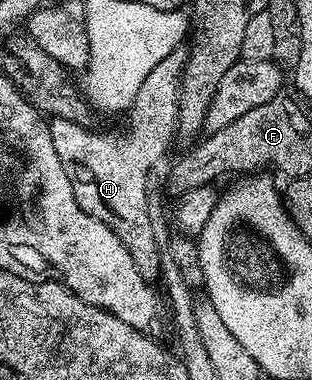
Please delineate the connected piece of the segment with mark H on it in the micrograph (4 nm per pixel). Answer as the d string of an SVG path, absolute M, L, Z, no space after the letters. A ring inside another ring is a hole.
M177 48L174 52L170 52L170 56L166 56L161 62L150 72L150 76L146 76L146 80L142 80L142 85L138 88L138 96L134 96L134 100L128 106L126 117L128 123L121 130L108 130L105 134L99 134L95 128L89 128L82 124L71 123L70 120L53 118L48 122L50 128L50 140L54 140L54 152L58 152L58 160L62 160L62 169L66 171L66 176L70 176L70 184L74 188L74 196L78 200L78 204L82 208L82 212L86 212L90 216L94 216L94 220L102 220L102 224L106 224L106 228L110 228L114 232L114 236L118 236L118 240L122 240L122 244L126 244L126 252L130 252L130 256L134 256L134 264L138 268L138 272L142 272L142 276L149 280L156 280L160 274L160 256L162 260L162 246L156 243L156 230L152 227L152 214L148 211L148 169L163 156L171 144L172 138L177 137L176 121L178 120L178 100L180 99L180 77L184 75L184 65L188 59L188 50Z

